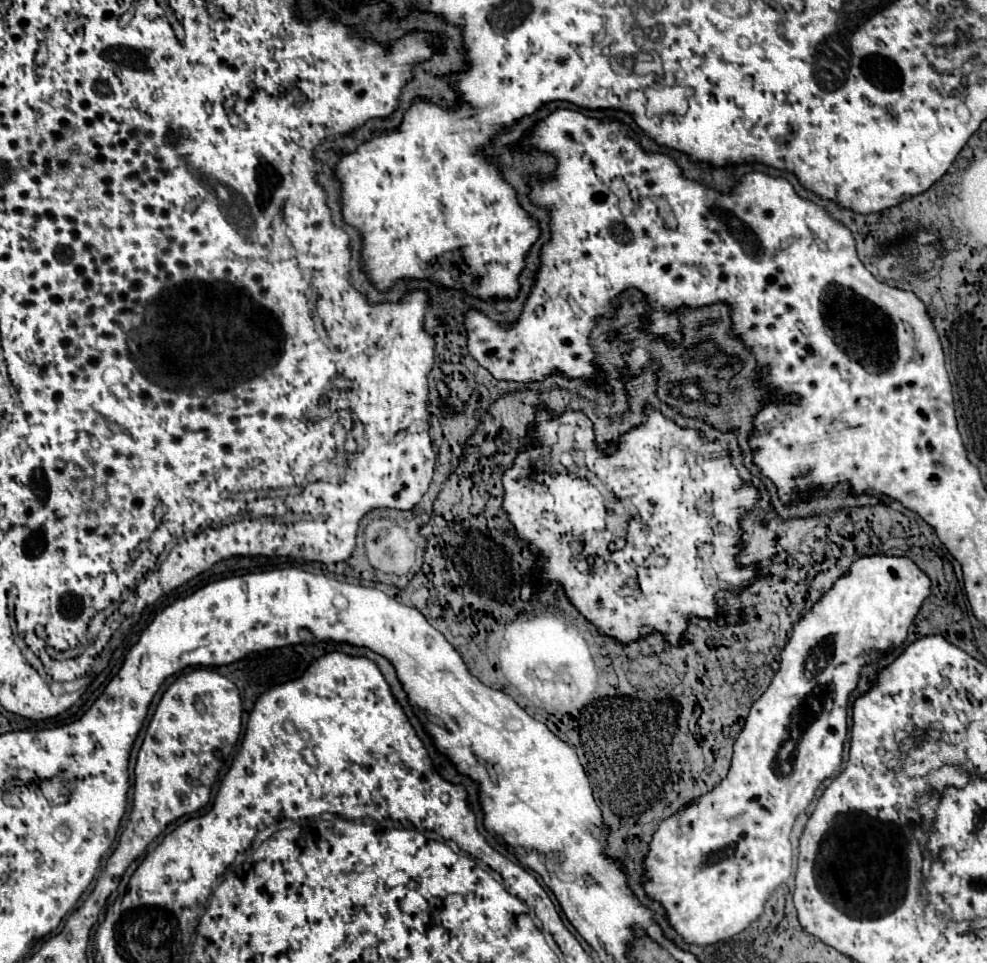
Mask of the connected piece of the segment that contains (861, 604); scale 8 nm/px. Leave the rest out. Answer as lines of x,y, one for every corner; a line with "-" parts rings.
873,555
873,557
861,557
859,561
855,561
849,569
849,573
841,579
837,579
837,583
831,587
829,593
825,593
809,613
805,613
799,623
795,625
793,637
787,641
783,653
781,653
781,669
777,671
777,675
773,677
771,685
767,687
767,691
753,703
749,717
745,721
745,727
741,731
741,735
735,741
735,753
733,753
733,763
729,769
729,775
709,793
705,793
703,797
699,797
695,803
683,807
679,813
671,815
669,819
661,821
659,829
653,835
653,841
649,845
649,853
645,857
645,879
643,879
643,887
645,891
657,899
665,911
667,911
667,919
669,923
675,927
675,931
687,941
687,943
695,943
695,945
709,945
709,943
717,943
717,941
725,941
731,939
733,935
745,931
755,919
759,919
759,915
763,913
765,903
771,899
771,895
775,893
775,889
785,883
791,875
791,829
795,819
809,807
811,799
815,797
817,787
829,779
831,775
835,775
841,767
841,755
843,755
843,743
847,737
847,705
849,705
849,697
851,693
857,689
859,677
861,677
861,669
867,663
875,663
877,659
873,655
877,653
885,653
889,649
899,647
905,639
907,639
907,631
921,607
921,603
925,601
925,597
931,593
931,581
929,577
907,557
887,557
887,555

